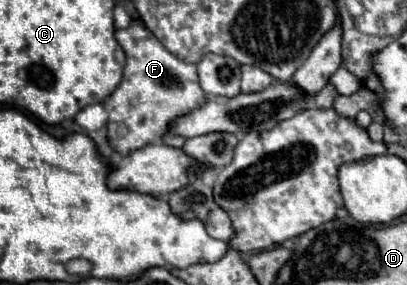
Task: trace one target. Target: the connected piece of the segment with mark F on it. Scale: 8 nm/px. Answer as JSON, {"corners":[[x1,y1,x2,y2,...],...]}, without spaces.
{"corners":[[136,21,126,31,116,31,116,41,122,45,126,53,126,65,124,65,124,77,118,89,104,101,106,111,110,113,108,119,108,141,114,147,118,155,128,155,130,151,136,151,154,139,162,137,166,133,166,123,174,119,174,115,186,115,190,107,198,107,198,103,206,103,206,95,198,83,196,65,190,65,176,55,172,55,146,27,142,21]]}

